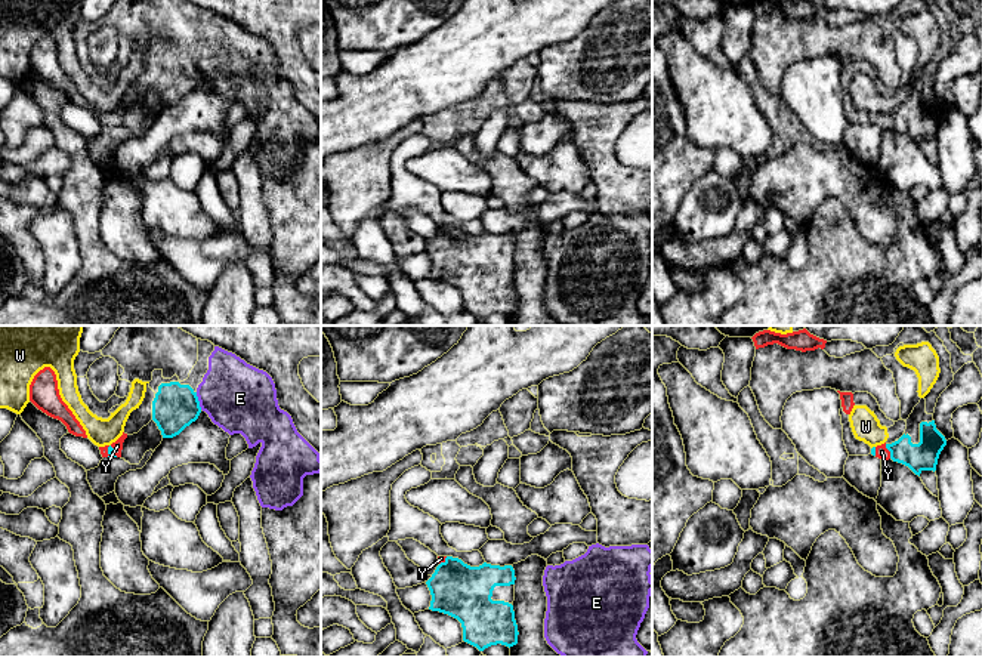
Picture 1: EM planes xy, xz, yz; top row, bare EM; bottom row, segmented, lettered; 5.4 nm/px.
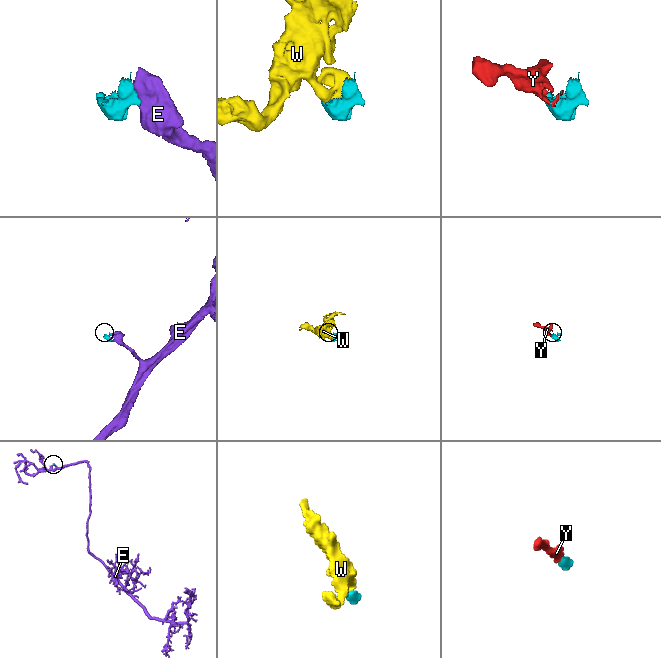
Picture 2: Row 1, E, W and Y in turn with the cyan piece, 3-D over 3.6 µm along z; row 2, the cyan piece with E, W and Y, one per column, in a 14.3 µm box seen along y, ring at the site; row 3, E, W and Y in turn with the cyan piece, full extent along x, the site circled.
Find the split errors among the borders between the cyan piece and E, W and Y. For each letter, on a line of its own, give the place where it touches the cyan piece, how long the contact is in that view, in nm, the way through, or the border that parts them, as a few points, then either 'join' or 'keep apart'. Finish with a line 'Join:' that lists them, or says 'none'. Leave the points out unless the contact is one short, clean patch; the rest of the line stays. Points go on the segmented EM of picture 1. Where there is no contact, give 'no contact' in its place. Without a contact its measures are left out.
E: contact xy (198, 401); length 100 nm; join
W: contact yz (873, 447); length 30 nm; keep apart
Y: contact yz (889, 450); length 90 nm; way yz (923, 456), (889, 450), (882, 452); join
Join: E, Y

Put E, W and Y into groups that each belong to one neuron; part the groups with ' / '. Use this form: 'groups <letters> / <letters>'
groups E Y / W

